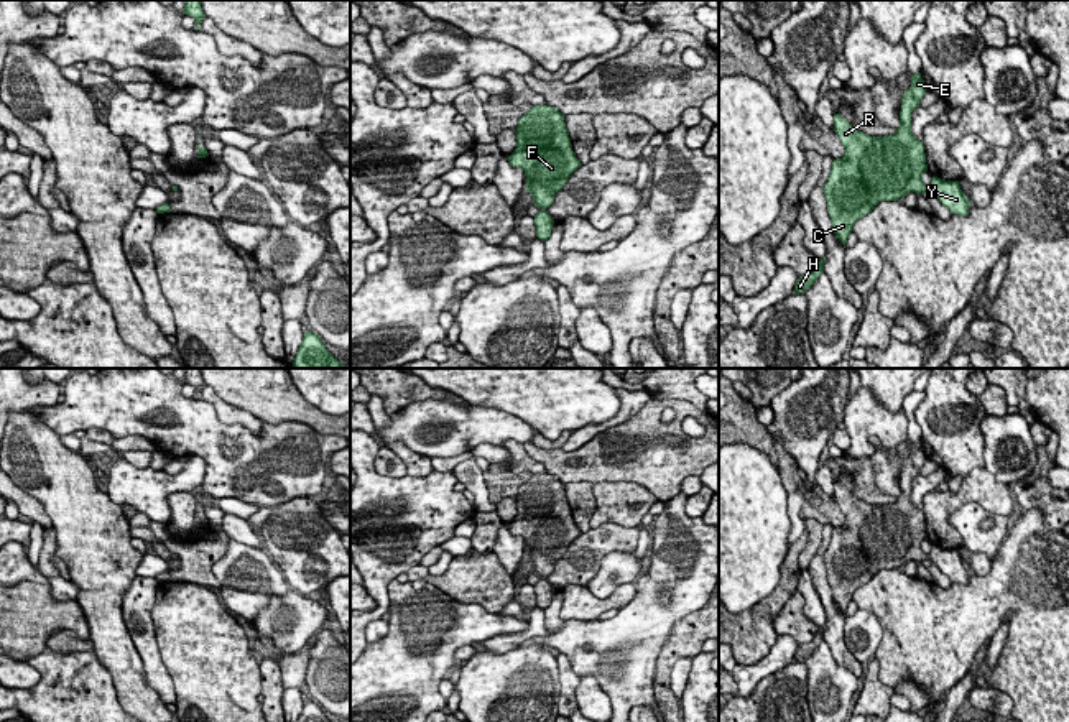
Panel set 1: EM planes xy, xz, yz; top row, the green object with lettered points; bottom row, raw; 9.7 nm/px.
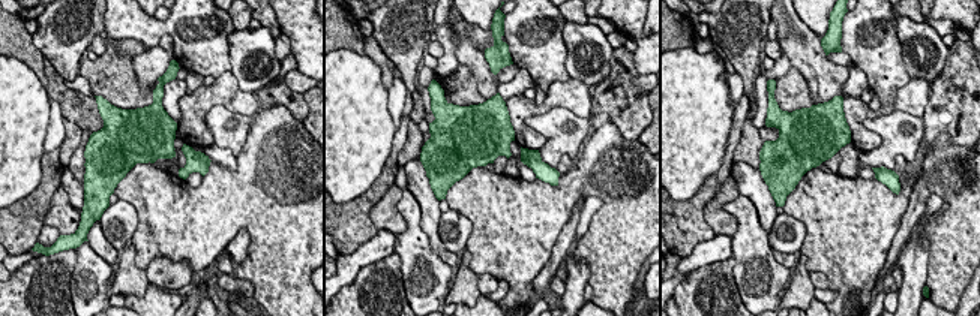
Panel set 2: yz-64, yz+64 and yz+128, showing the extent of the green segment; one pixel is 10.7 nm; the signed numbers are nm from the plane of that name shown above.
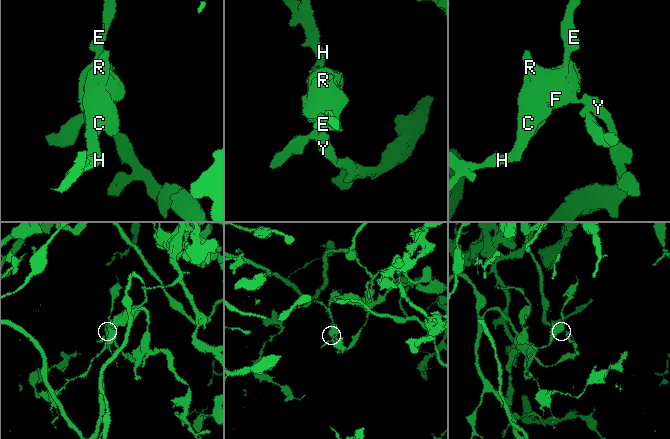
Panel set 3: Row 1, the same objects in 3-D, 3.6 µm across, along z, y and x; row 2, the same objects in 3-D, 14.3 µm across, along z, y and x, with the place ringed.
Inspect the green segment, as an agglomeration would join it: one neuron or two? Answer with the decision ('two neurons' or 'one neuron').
two neurons

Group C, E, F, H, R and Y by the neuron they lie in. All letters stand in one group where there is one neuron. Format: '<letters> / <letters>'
C E F H R / Y

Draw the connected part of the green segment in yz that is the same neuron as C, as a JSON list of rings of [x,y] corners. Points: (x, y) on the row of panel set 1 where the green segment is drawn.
[[[921,74],[909,76],[911,87],[903,94],[900,127],[893,135],[870,137],[834,113],[834,130],[845,151],[832,161],[824,196],[832,230],[844,247],[855,222],[878,202],[929,192],[923,183],[928,169],[924,145],[911,133],[911,112],[928,89]]]

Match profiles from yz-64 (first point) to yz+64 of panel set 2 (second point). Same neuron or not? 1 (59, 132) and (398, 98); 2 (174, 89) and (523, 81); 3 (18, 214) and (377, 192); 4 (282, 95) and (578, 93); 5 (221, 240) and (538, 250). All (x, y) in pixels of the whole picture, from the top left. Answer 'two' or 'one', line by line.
1: one
2: one
3: one
4: two
5: one

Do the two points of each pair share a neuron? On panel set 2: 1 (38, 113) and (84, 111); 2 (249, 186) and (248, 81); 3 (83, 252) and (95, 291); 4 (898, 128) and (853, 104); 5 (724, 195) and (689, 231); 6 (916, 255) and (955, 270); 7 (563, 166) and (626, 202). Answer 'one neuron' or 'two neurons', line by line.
1: two neurons
2: two neurons
3: one neuron
4: two neurons
5: two neurons
6: two neurons
7: two neurons

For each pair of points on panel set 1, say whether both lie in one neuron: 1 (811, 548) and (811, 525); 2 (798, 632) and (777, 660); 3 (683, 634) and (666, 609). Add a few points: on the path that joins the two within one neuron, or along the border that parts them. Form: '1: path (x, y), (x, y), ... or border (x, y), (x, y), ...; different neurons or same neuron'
1: path (813, 543), (813, 530); same neuron
2: border (778, 634), (788, 634), (800, 643); different neurons
3: border (701, 607), (675, 622), (658, 655); different neurons

